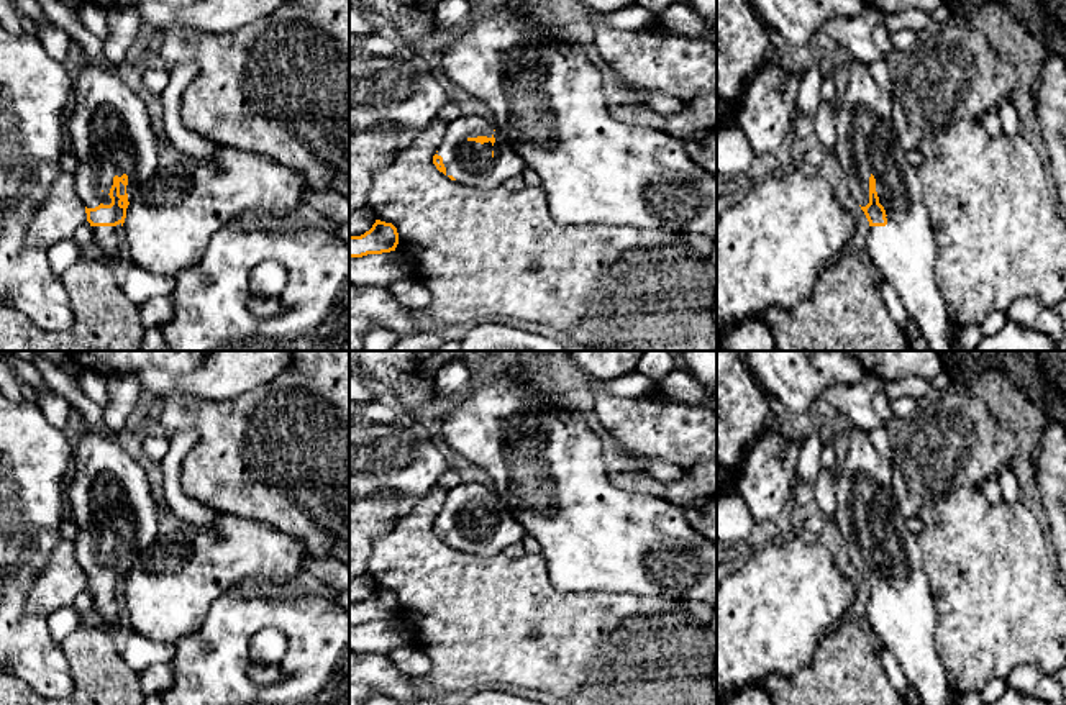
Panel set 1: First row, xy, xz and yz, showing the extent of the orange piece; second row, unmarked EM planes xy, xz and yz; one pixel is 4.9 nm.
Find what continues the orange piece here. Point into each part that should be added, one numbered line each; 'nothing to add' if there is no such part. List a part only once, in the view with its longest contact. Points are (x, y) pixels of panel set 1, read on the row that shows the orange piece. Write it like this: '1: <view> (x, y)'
1: xy (110, 130)

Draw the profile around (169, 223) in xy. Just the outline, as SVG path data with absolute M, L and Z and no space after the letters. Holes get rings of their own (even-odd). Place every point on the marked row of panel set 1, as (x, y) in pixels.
M220 148L212 161L203 162L179 157L159 167L130 202L123 223L125 246L134 267L175 279L203 259L223 225L257 212L276 218L290 216L305 202L308 187L300 171L243 149Z

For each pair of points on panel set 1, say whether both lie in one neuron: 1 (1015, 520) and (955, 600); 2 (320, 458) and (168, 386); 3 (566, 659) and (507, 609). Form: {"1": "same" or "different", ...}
{"1": "same", "2": "different", "3": "same"}

